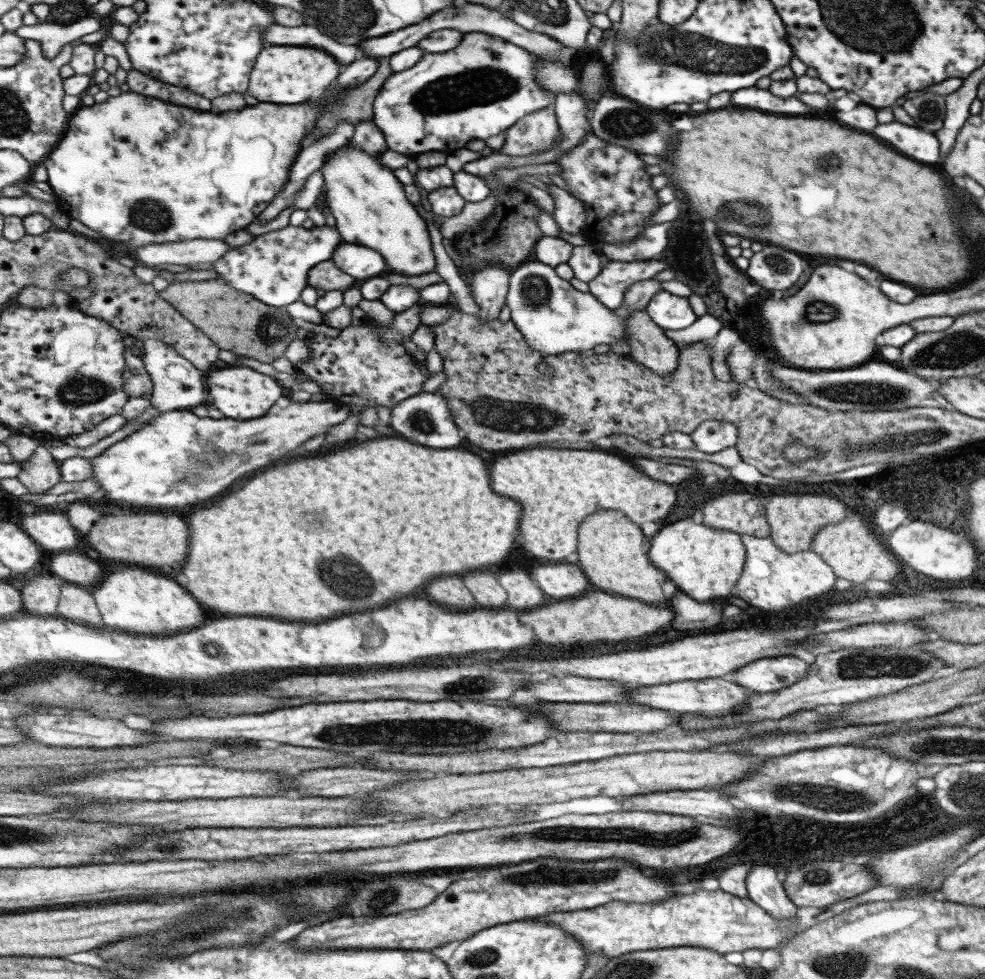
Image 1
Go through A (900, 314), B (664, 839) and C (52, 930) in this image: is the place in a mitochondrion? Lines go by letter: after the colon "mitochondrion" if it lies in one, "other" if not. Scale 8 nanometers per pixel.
A: other
B: mitochondrion
C: other

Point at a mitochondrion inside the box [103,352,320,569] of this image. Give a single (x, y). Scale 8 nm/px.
(257, 442)

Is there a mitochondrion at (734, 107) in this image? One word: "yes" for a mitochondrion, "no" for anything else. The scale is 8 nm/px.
no

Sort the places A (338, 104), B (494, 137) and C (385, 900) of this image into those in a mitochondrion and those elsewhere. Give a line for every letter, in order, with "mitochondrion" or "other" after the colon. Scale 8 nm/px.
A: mitochondrion
B: other
C: mitochondrion

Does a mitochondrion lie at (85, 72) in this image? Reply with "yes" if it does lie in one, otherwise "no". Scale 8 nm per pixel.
no

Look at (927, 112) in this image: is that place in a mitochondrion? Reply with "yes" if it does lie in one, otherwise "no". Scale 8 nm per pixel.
yes

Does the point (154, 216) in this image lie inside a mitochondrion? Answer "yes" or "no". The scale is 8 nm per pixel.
yes

